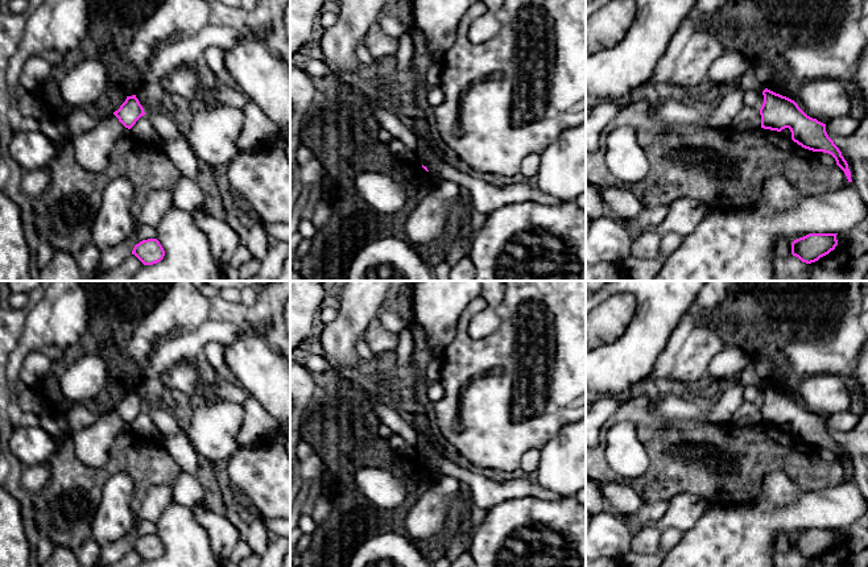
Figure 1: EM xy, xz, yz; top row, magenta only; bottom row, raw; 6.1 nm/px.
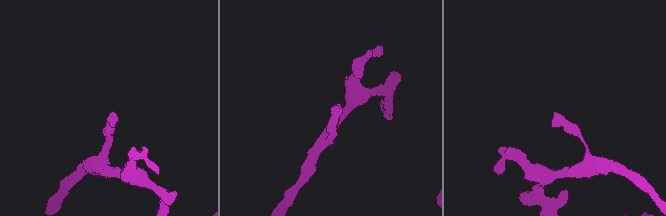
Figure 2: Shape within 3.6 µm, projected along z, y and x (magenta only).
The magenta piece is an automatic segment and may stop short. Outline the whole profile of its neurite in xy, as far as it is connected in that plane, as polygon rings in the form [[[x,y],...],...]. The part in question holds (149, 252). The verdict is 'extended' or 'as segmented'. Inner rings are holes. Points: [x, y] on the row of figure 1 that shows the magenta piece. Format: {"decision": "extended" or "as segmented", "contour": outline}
{"decision": "as segmented", "contour": [[[148,239],[136,244],[132,254],[135,254],[144,265],[153,265],[164,258],[165,251],[157,239]]]}

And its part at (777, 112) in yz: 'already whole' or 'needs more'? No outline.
already whole

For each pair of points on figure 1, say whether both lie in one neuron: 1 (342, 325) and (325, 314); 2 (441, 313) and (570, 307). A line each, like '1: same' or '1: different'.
1: different
2: different

